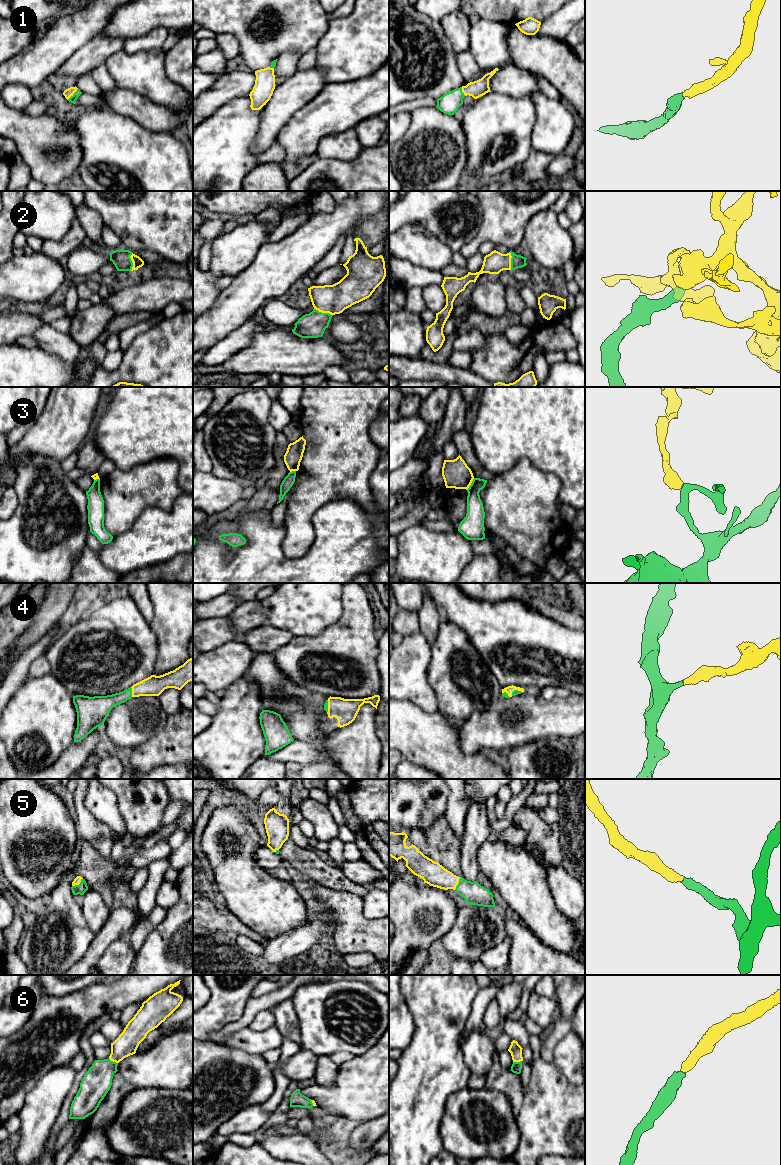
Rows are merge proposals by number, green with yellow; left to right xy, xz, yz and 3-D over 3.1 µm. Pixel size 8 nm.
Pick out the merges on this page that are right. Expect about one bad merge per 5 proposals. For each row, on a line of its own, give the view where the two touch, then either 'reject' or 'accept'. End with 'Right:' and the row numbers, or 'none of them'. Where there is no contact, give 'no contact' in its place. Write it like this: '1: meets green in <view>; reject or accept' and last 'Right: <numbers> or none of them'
1: meets green in xy; accept
2: meets green in xz; accept
3: meets green in yz; reject
4: meets green in xy; accept
5: meets green in xy; accept
6: meets green in xy; accept
Right: 1, 2, 4, 5, 6

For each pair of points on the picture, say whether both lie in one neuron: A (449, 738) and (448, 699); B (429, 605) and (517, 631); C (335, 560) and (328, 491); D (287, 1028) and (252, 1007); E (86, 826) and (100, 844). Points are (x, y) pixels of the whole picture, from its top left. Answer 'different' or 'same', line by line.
A: different
B: different
C: different
D: different
E: same

